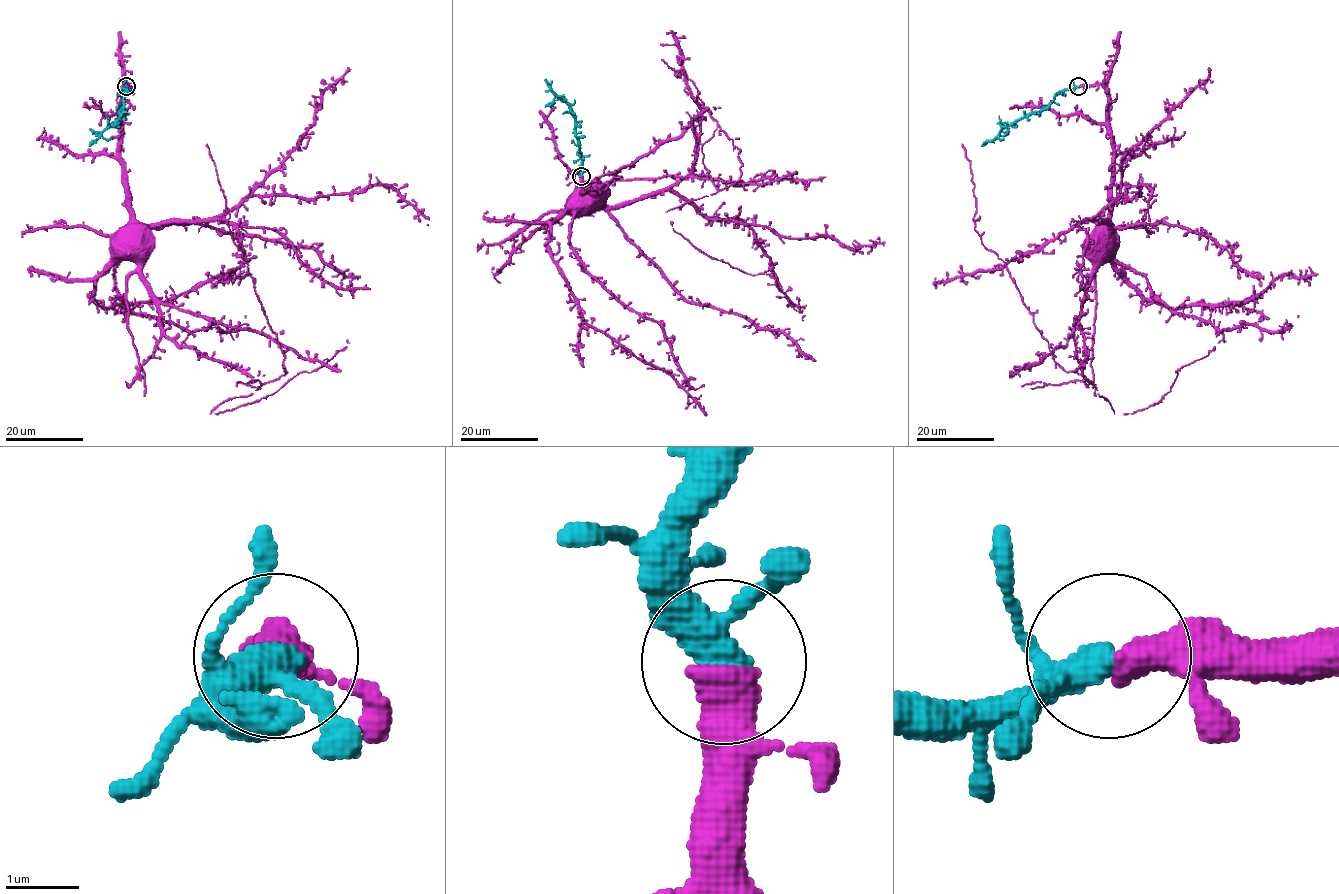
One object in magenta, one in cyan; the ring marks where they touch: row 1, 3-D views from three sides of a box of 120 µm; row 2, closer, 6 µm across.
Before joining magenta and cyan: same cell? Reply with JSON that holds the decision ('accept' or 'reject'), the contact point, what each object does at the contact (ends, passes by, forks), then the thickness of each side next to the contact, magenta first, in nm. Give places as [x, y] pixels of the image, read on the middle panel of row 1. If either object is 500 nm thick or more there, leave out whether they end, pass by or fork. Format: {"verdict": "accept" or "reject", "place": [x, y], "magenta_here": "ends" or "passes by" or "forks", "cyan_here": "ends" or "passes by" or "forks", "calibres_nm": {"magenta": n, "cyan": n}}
{"verdict": "accept", "place": [581, 176], "calibres_nm": {"magenta": 550, "cyan": 360}}

